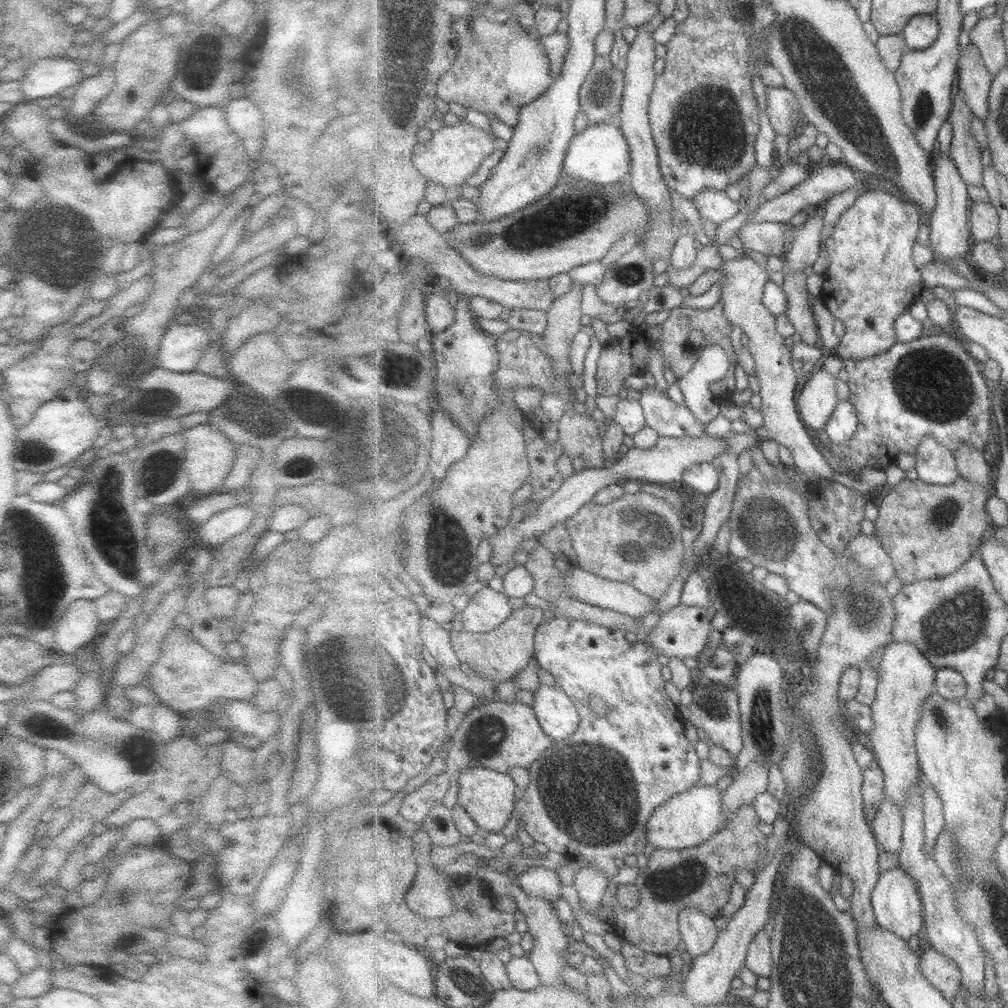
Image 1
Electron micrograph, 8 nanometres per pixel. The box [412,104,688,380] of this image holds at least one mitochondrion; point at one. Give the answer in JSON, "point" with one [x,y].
{"point":[573,217]}

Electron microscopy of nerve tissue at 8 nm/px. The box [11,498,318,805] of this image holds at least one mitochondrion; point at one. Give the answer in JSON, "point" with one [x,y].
{"point":[49,583]}

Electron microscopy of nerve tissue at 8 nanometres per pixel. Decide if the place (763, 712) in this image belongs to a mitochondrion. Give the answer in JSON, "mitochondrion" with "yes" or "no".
{"mitochondrion":"yes"}

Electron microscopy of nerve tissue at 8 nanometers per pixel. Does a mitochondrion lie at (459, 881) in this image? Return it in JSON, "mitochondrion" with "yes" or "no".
{"mitochondrion":"no"}

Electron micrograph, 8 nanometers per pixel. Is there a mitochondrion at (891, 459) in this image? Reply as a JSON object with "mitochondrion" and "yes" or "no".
{"mitochondrion":"no"}

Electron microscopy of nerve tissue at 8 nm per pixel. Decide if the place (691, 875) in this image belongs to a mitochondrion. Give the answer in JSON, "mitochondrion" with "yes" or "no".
{"mitochondrion":"yes"}

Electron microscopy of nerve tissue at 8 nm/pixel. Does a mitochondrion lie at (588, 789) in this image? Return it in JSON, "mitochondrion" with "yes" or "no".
{"mitochondrion":"yes"}

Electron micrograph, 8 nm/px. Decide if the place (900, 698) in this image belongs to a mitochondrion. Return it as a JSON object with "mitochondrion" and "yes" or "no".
{"mitochondrion":"no"}

